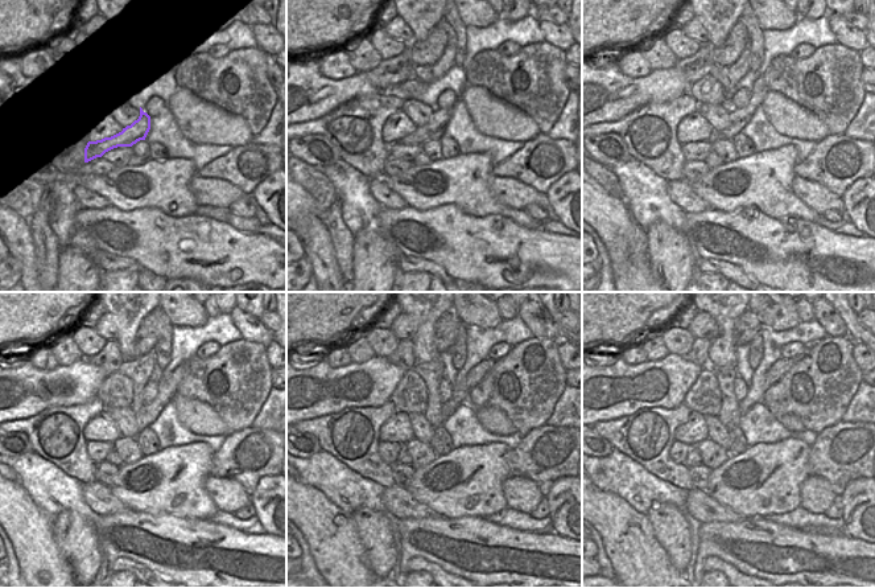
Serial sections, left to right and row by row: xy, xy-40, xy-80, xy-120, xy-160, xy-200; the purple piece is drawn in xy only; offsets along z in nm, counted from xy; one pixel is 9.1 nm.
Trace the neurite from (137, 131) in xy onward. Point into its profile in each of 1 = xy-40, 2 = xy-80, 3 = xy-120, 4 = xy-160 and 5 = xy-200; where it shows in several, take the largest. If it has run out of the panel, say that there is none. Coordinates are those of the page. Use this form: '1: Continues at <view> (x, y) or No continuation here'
1: Continues at xy-40 (433, 130)
2: Continues at xy-80 (738, 118)
3: Continues at xy-120 (168, 385)
4: Continues at xy-160 (459, 394)
5: Continues at xy-200 (783, 365)

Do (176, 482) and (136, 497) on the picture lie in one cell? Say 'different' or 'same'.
same

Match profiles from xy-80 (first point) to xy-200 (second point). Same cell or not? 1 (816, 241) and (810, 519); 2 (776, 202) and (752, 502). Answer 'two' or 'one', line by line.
1: two
2: one

